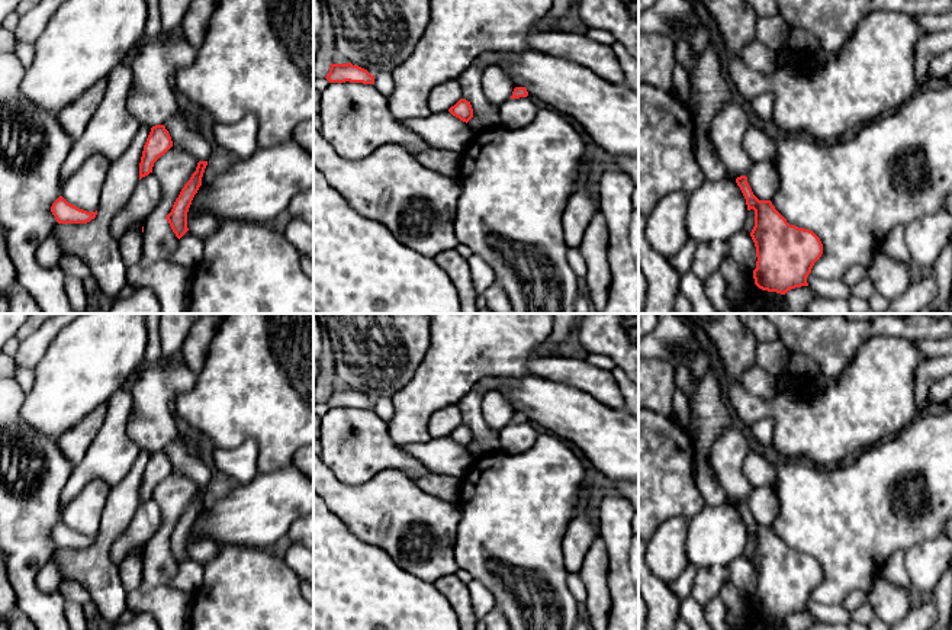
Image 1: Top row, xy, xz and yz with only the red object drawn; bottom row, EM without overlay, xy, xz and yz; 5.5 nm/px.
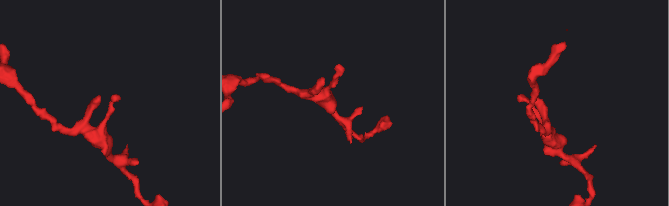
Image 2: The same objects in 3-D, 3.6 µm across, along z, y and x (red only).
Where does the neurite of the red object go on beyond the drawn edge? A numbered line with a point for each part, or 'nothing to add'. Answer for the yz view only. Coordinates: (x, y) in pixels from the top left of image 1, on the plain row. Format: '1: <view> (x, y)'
nothing to add

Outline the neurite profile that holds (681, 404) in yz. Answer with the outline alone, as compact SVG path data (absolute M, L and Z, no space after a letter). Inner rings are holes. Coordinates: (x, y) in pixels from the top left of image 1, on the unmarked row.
M676 388L673 393L672 415L684 428L688 428L689 425L689 399L686 393L679 388Z

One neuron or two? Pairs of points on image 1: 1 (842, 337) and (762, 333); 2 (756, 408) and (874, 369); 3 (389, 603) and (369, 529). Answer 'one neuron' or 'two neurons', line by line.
1: two neurons
2: one neuron
3: two neurons

